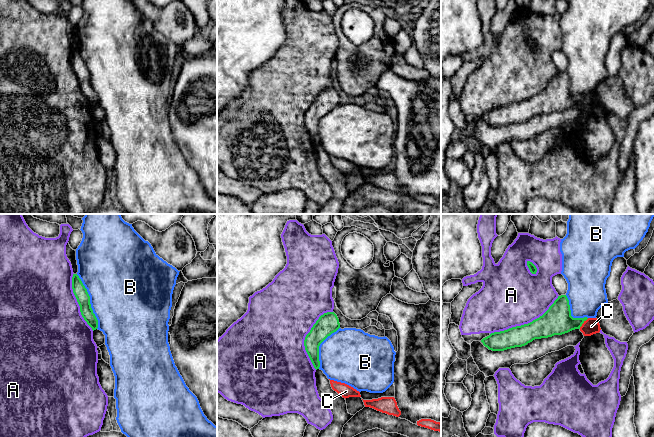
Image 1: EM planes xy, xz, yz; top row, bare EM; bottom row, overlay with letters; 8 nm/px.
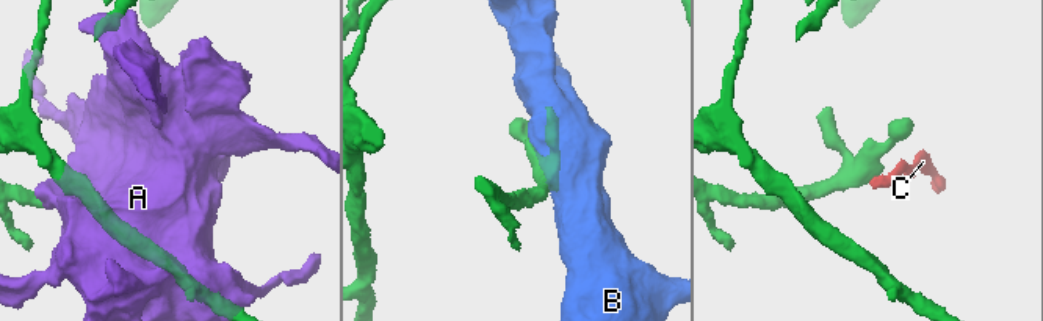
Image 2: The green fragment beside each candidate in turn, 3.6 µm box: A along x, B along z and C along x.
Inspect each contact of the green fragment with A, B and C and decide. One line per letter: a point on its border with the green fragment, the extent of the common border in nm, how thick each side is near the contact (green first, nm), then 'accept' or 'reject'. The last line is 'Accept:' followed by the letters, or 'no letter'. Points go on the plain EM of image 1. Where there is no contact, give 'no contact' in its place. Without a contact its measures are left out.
A: contact yz (525, 100); length 650 nm; calibres 220 and 480 nm; reject
B: contact xy (89, 77); length 480 nm; calibres 110 and 480 nm; reject
C: contact yz (583, 98); length 120 nm; calibres 240 and 130 nm; reject
Accept: no letter

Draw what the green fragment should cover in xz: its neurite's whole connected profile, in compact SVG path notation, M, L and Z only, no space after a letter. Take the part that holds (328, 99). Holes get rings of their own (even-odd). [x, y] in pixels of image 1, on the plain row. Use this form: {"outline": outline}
{"outline": "M334 88L324 89L306 111L304 116L305 126L317 146L320 143L319 122L332 109L340 104L337 91Z"}

